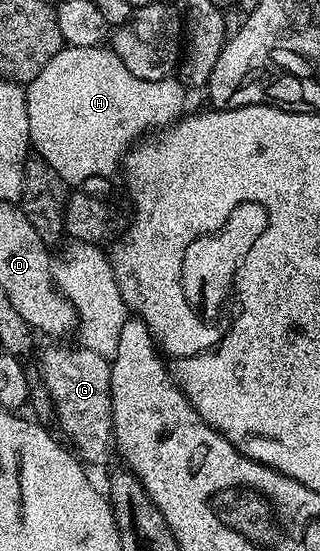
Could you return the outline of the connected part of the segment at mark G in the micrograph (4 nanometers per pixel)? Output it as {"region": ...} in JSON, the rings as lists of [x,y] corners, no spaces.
{"region":[[[53,344],[53,347],[46,352],[41,358],[41,378],[45,381],[45,390],[49,393],[49,398],[53,401],[53,410],[57,413],[57,422],[61,425],[61,430],[70,438],[72,449],[79,455],[82,463],[88,464],[90,467],[101,466],[109,458],[109,453],[114,453],[115,447],[113,445],[113,417],[111,416],[111,362],[108,357],[100,355],[99,352],[91,351],[82,348],[80,345],[61,346],[65,344]]]}

